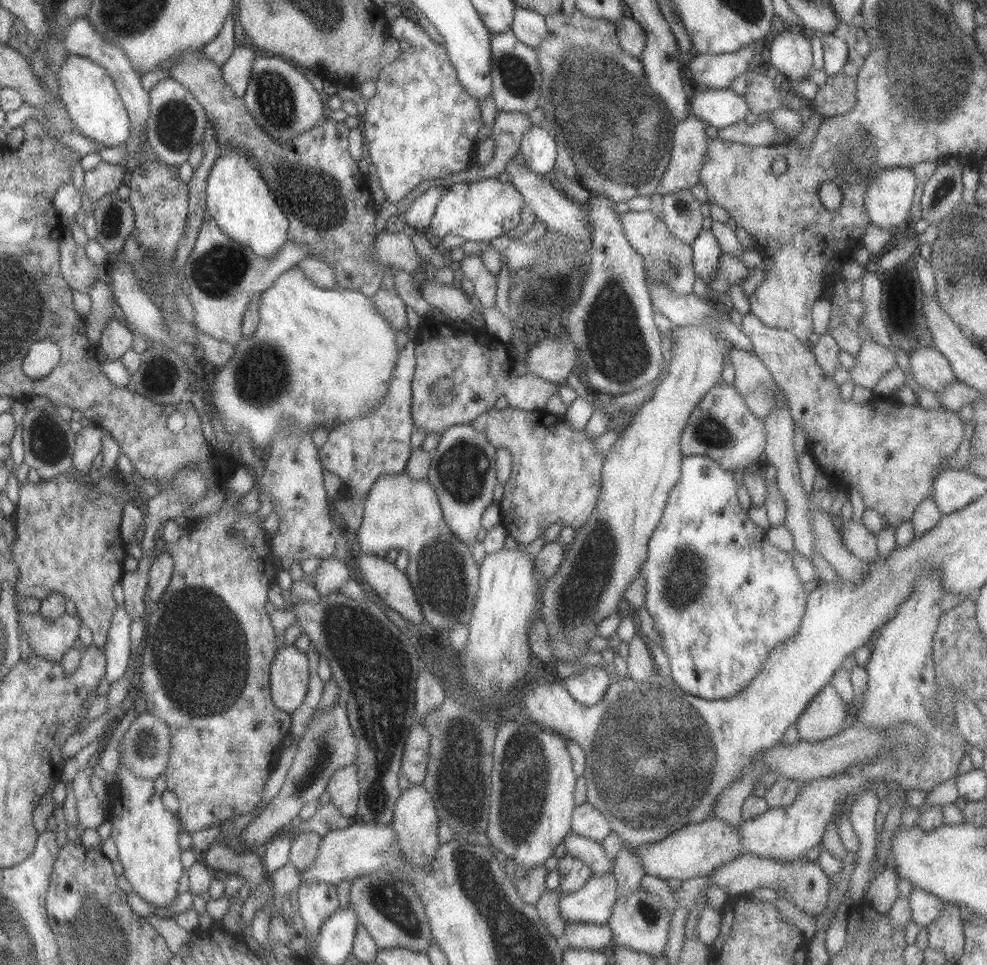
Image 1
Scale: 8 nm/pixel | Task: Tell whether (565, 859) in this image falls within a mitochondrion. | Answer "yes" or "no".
no

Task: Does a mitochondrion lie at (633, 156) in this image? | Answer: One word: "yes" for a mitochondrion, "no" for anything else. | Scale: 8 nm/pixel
yes

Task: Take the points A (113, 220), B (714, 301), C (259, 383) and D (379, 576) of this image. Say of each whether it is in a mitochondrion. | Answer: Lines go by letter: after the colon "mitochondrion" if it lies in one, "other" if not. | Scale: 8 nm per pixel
A: mitochondrion
B: other
C: mitochondrion
D: other

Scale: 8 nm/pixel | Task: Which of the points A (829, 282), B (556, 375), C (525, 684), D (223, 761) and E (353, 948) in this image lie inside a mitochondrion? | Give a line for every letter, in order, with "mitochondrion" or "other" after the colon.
A: other
B: other
C: other
D: other
E: other

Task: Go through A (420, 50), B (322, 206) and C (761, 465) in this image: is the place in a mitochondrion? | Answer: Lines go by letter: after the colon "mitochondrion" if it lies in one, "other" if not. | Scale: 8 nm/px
A: other
B: mitochondrion
C: other

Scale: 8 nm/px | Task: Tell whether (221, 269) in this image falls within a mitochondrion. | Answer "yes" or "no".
yes

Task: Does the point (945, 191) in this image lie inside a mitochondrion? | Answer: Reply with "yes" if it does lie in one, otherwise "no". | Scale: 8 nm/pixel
yes

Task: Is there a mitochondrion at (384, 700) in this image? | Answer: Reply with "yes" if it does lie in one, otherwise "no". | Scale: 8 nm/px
yes

